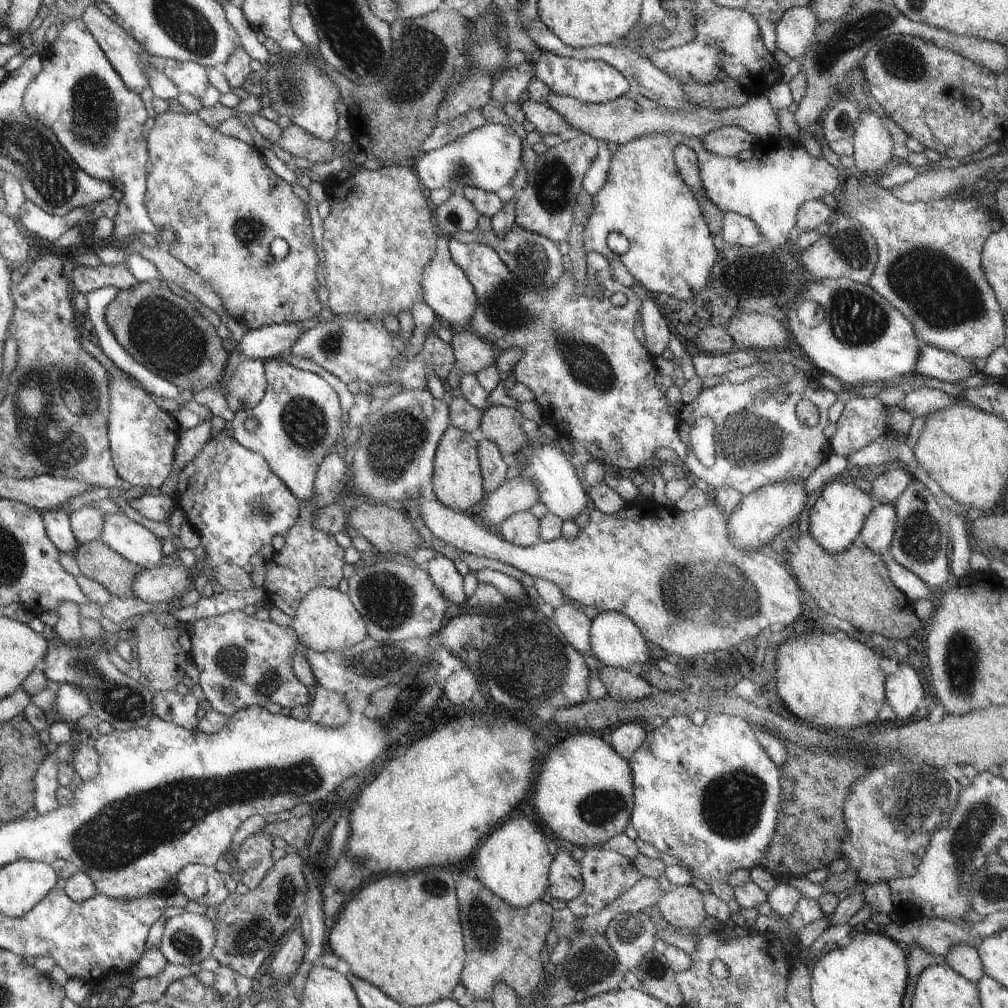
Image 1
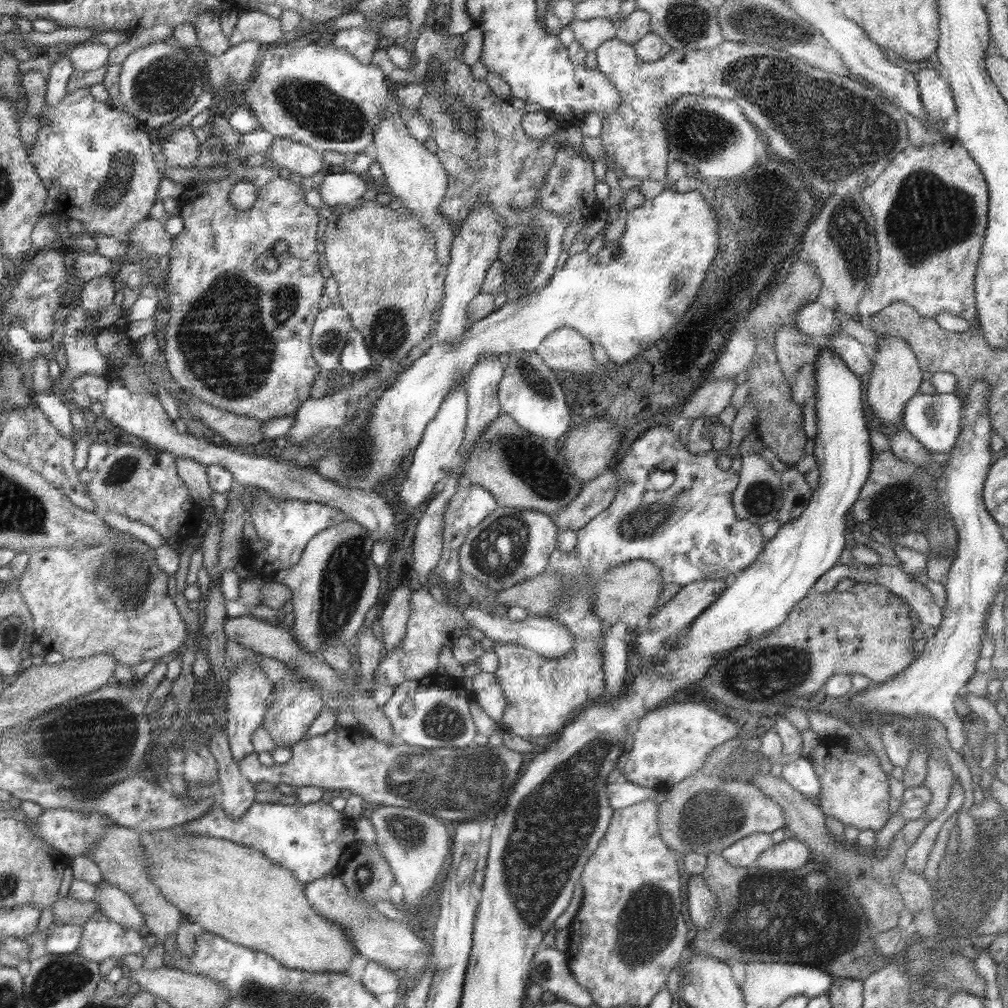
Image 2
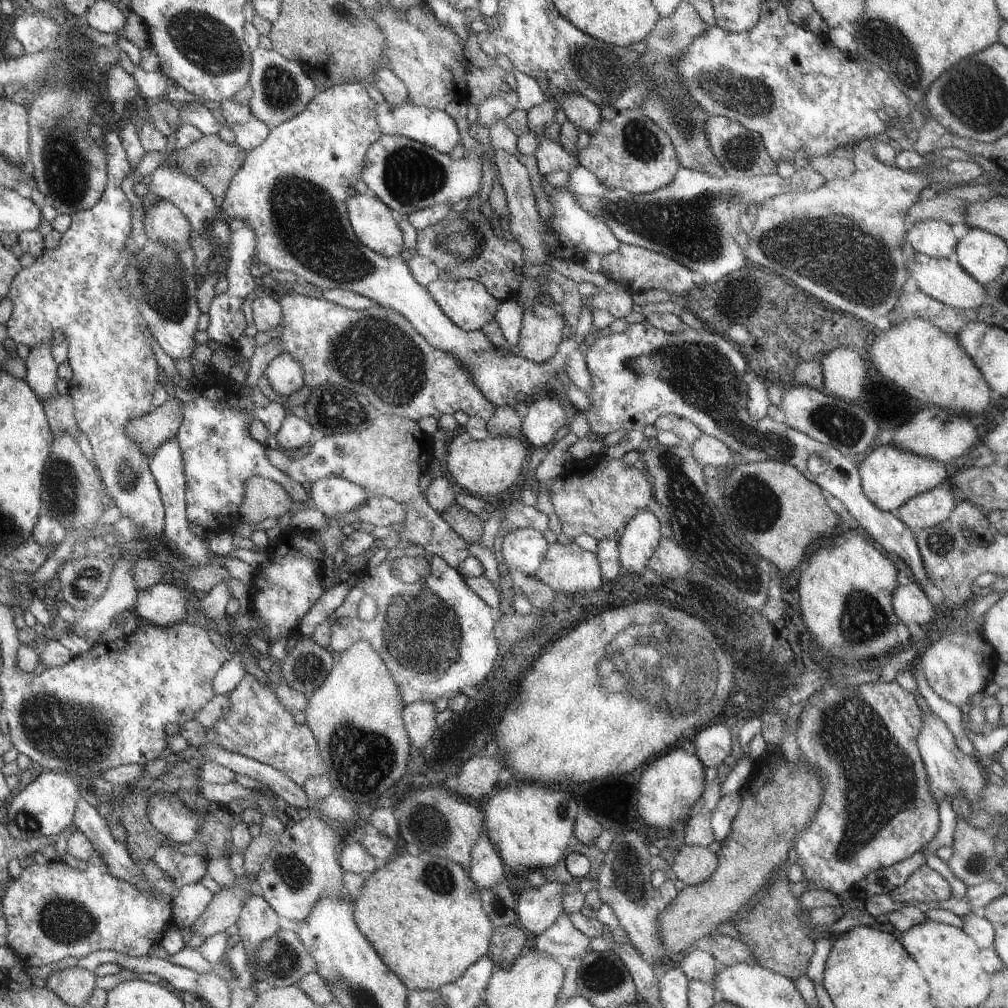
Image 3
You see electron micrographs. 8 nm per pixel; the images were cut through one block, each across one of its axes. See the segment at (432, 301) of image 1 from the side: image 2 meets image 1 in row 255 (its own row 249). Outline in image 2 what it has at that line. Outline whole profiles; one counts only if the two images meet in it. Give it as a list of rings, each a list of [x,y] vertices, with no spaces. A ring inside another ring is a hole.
[[[385,110],[381,120],[373,128],[373,142],[369,146],[369,154],[373,162],[379,166],[379,172],[383,174],[383,190],[393,198],[399,200],[403,208],[409,210],[409,214],[417,216],[417,220],[435,236],[435,258],[441,266],[447,266],[451,262],[451,242],[455,238],[455,230],[447,220],[437,212],[437,206],[443,202],[445,190],[447,190],[447,176],[439,164],[439,160],[425,150],[421,142],[417,142],[409,130],[405,116],[397,116],[395,112]]]

